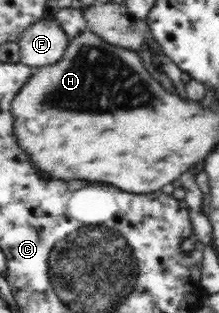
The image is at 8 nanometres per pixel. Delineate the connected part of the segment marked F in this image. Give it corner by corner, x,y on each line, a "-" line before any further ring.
56,19
36,21
17,38
20,62
32,68
55,65
63,59
70,40

